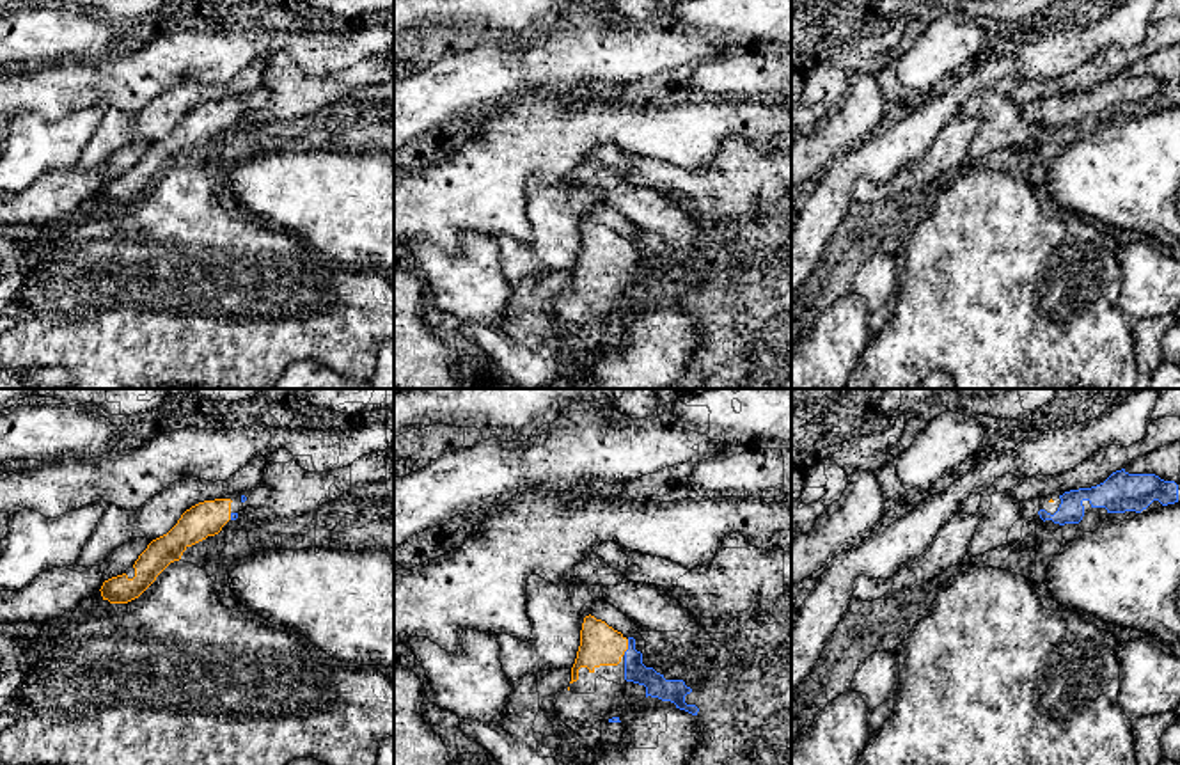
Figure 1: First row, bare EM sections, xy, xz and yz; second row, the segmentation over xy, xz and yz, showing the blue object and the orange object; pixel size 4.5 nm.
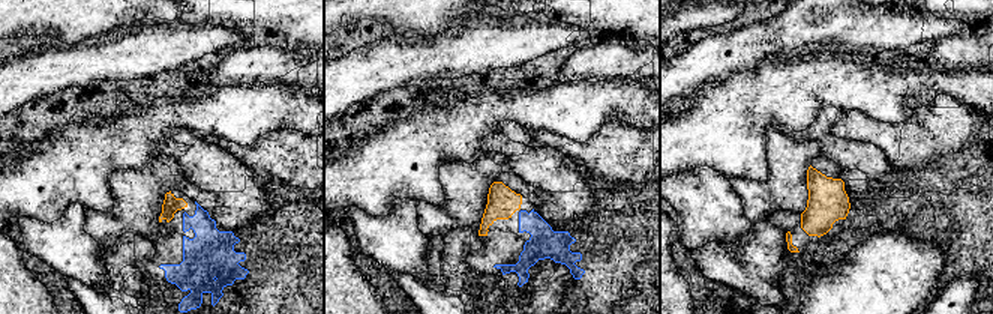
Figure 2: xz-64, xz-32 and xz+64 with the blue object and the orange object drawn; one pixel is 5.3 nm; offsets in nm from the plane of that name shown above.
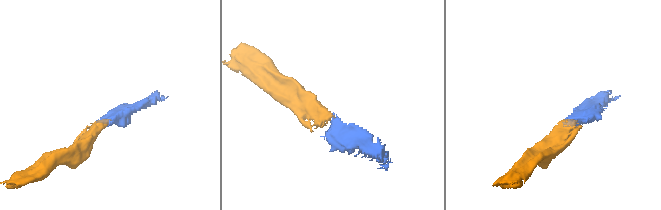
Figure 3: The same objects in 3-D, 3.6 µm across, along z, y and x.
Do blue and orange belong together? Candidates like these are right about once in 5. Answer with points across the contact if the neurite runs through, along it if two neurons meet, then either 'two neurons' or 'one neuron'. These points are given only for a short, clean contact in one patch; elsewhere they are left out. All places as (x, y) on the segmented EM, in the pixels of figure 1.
runs through xz (657, 686), (634, 662), (629, 646), (600, 645); one neuron

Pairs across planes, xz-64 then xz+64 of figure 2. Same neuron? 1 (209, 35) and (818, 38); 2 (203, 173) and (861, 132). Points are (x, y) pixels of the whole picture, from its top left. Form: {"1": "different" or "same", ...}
{"1": "same", "2": "different"}

